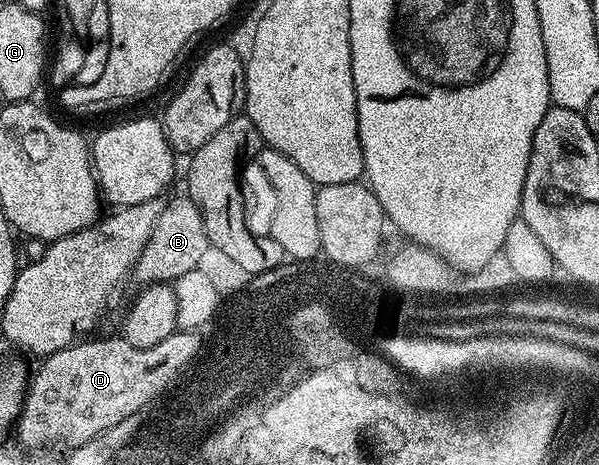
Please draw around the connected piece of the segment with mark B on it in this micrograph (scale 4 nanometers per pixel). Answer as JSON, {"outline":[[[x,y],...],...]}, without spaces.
{"outline":[[[180,194],[174,201],[168,203],[161,214],[141,258],[135,264],[134,279],[140,280],[140,285],[162,284],[176,282],[189,271],[198,269],[202,260],[209,253],[209,241],[205,222],[201,218],[201,210],[186,194]]]}

